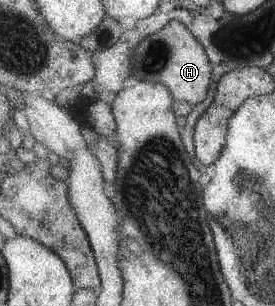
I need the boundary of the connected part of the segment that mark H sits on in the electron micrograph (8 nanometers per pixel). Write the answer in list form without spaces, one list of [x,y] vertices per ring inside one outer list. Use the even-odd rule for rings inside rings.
[[[172,19],[161,31],[141,40],[129,58],[133,78],[165,84],[171,90],[173,100],[194,106],[207,98],[209,86],[213,82],[213,66],[201,42],[183,22]]]

